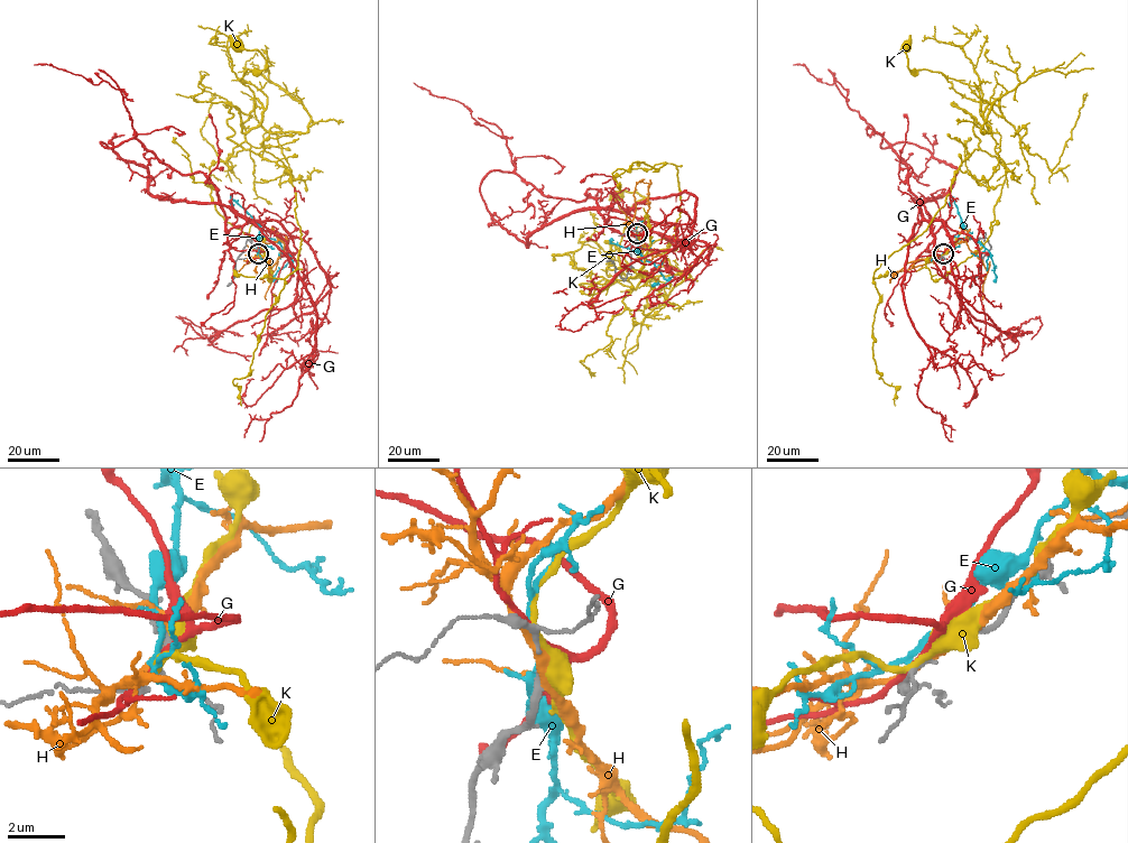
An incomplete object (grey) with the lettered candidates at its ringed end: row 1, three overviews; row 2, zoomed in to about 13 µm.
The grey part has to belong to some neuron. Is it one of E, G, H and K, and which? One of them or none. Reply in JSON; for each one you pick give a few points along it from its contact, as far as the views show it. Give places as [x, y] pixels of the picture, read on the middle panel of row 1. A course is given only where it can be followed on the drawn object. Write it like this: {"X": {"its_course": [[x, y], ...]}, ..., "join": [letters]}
{"join": []}

